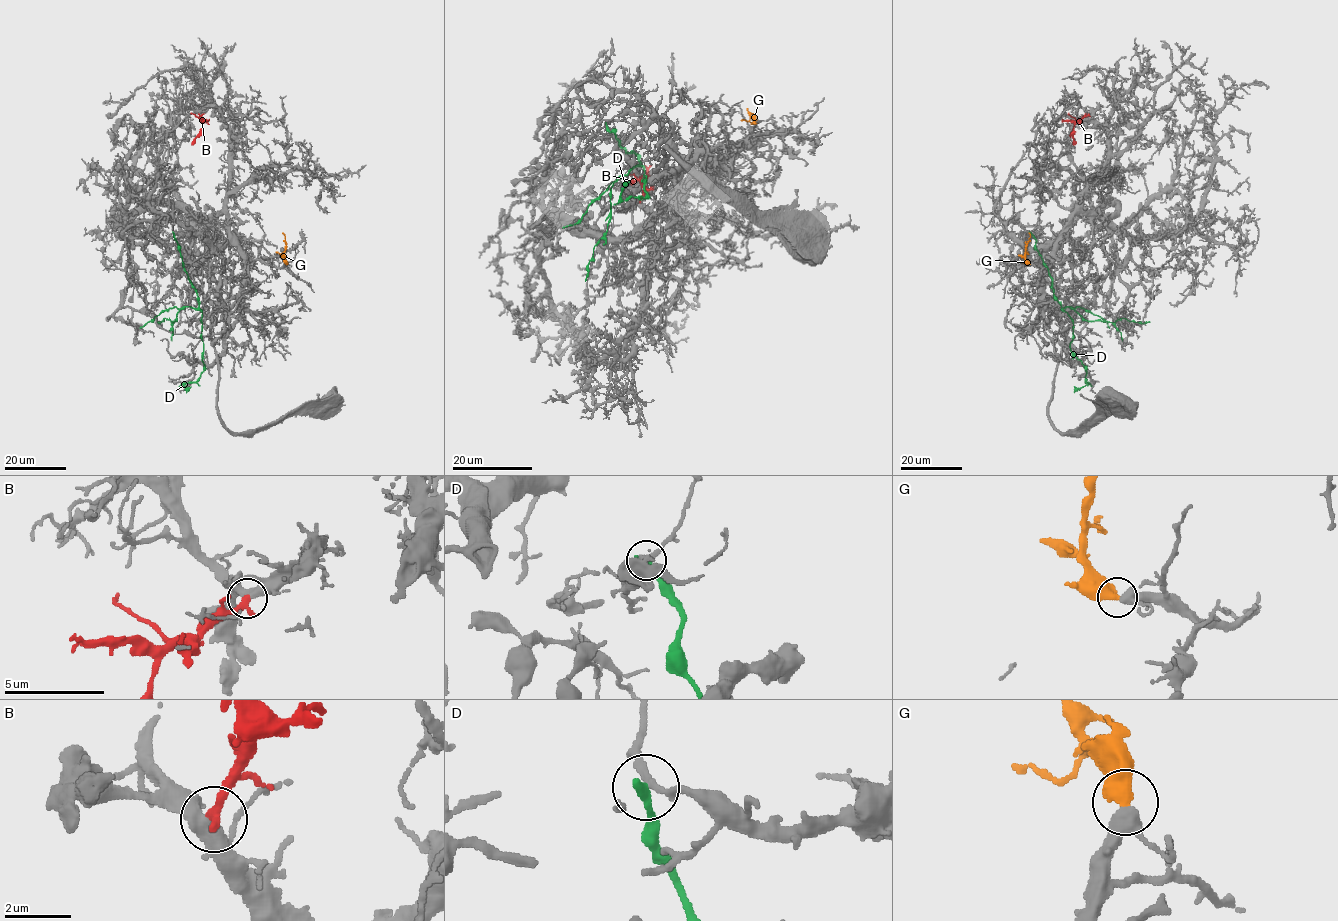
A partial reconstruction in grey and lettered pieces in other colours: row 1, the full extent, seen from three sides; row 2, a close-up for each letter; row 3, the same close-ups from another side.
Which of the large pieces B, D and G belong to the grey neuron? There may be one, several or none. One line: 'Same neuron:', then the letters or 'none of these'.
Same neuron: B, G

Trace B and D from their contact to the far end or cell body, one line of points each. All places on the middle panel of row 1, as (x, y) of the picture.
B: (640, 200), (643, 181), (630, 182)
D: (606, 124), (620, 146), (638, 156), (644, 180), (646, 176), (645, 197), (623, 200), (620, 195), (629, 181)

